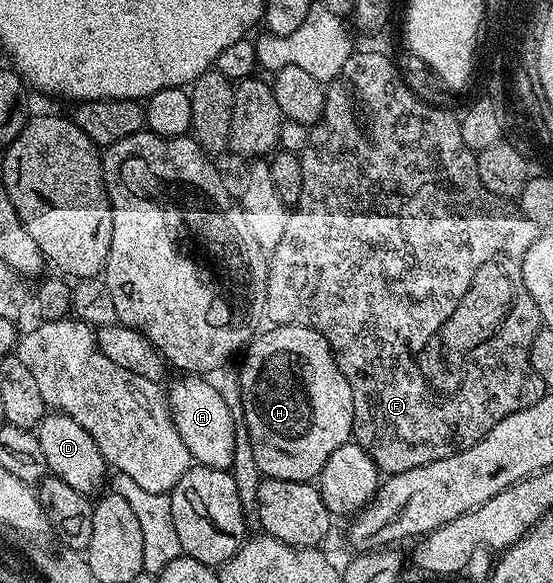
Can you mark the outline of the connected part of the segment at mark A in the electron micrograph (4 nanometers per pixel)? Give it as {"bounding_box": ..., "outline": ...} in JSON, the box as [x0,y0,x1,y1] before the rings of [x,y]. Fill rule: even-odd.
{"bounding_box":[168,374,236,468],"outline":[[[186,374],[168,388],[170,417],[174,419],[176,430],[180,430],[180,438],[184,438],[184,446],[188,446],[188,454],[195,465],[204,468],[224,468],[233,466],[233,451],[236,438],[233,432],[233,418],[228,405],[220,398],[219,391],[208,386],[208,382],[198,374]]]}

